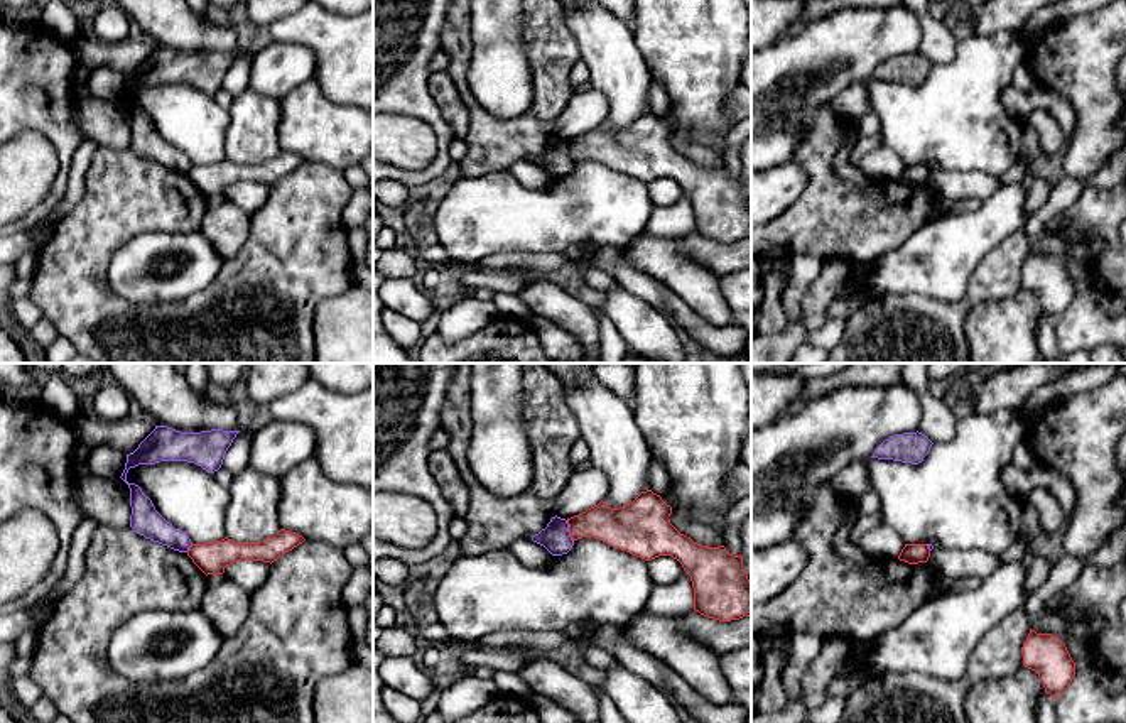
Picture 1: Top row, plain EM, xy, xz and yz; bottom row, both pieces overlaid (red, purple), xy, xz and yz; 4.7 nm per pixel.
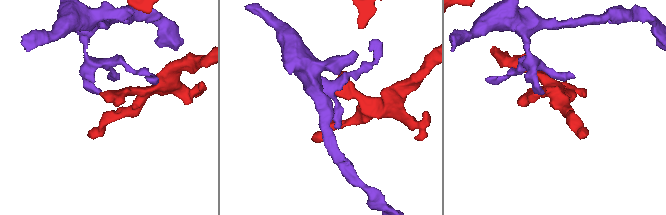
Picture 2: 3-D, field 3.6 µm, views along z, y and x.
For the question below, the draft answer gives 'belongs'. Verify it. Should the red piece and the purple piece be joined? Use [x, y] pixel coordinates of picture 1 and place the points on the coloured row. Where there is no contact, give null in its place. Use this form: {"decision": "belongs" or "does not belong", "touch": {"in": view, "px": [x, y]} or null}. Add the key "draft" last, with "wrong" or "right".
{"decision": "does not belong", "touch": {"in": "xz", "px": [569, 531]}, "draft": "wrong"}

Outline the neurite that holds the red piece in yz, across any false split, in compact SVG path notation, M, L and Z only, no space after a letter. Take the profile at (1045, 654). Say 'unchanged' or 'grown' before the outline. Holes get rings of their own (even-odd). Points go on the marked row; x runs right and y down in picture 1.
unchanged; M1030 633L1021 647L1023 666L1035 671L1043 682L1045 693L1057 699L1075 676L1065 644L1052 633Z

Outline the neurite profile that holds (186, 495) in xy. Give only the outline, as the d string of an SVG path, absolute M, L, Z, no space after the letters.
M160 461L155 465L138 465L130 468L127 481L142 488L155 510L172 524L174 529L189 535L192 544L221 541L225 534L225 514L230 503L230 490L221 487L213 473L187 461Z

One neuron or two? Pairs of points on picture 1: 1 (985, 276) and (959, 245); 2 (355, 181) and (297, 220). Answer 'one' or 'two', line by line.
1: two
2: two

